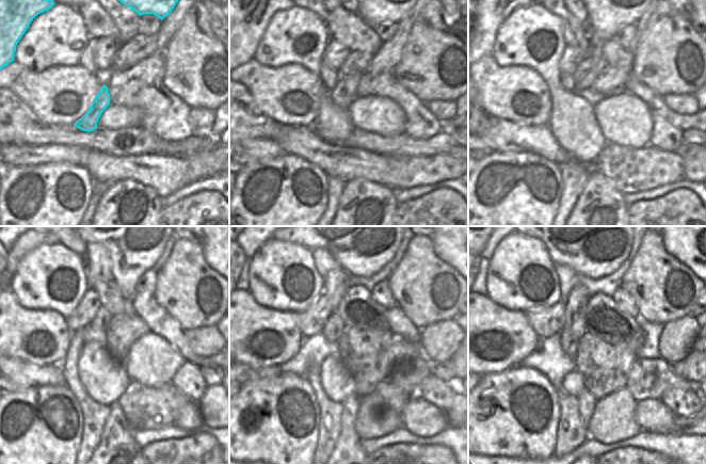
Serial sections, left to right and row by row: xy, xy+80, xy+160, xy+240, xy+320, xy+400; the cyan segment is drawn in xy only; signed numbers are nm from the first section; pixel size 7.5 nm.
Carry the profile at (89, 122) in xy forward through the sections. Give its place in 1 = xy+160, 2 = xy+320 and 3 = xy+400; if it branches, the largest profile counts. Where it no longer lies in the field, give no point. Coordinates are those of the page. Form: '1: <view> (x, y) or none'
1: xy+160 (609, 9)
2: xy+320 (360, 248)
3: xy+400 (595, 248)

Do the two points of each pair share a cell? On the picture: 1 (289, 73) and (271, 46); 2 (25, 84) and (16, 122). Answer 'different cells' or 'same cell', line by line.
1: different cells
2: different cells

